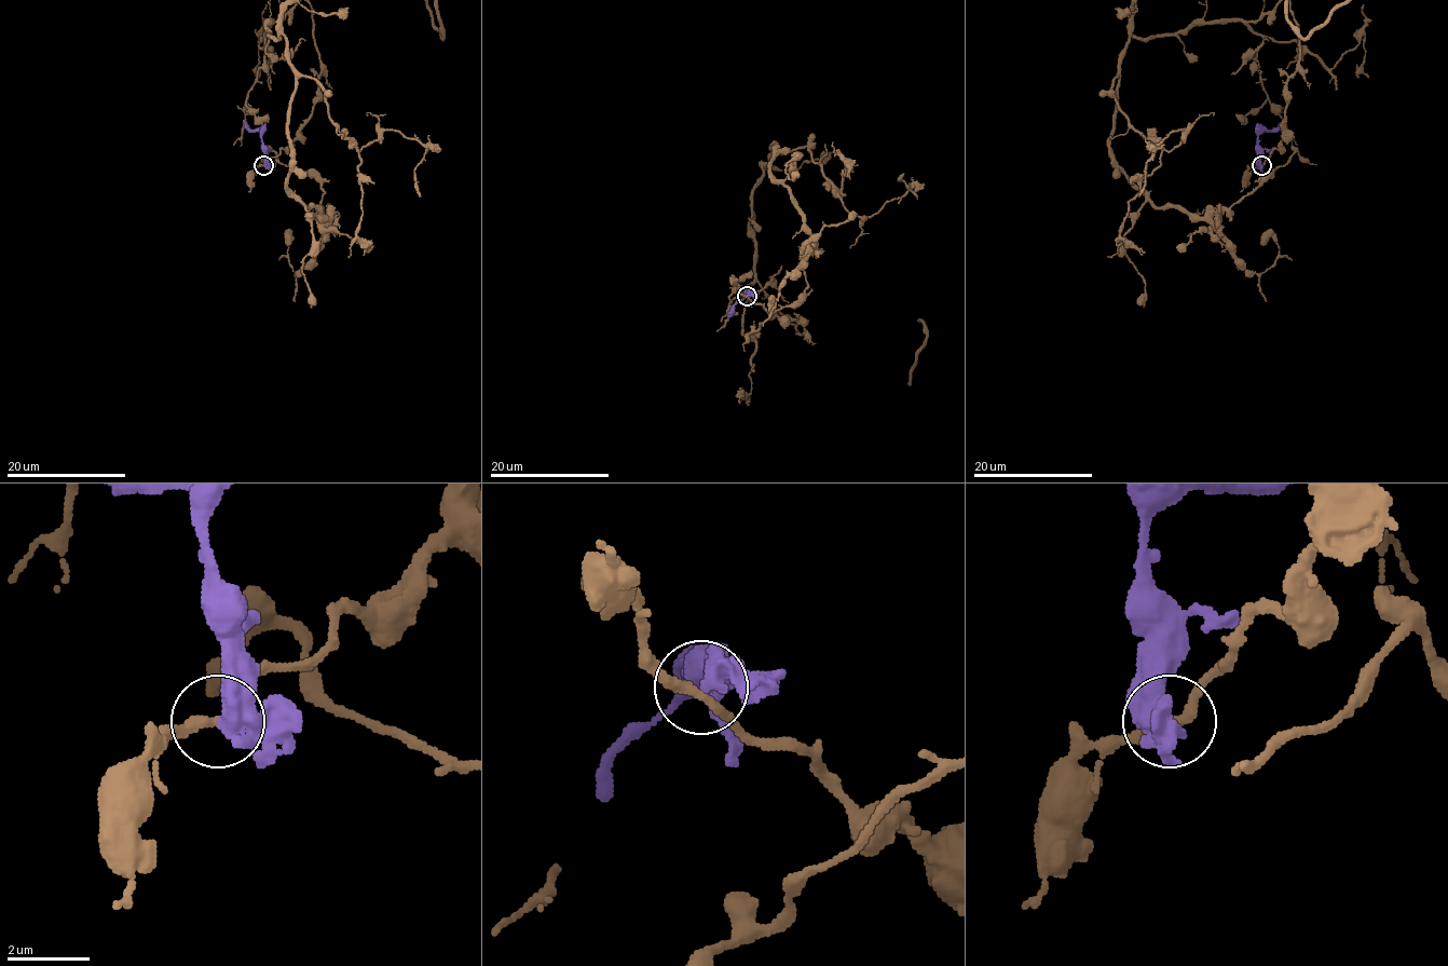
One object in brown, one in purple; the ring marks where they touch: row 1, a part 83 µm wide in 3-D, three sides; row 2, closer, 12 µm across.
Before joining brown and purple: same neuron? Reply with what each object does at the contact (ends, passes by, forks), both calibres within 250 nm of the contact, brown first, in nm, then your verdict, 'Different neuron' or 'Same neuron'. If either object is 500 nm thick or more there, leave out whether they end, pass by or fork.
At the ring brown passes by. At the ring purple passes by. Thickness 240 nm (brown) against 400 nm. Different neuron

